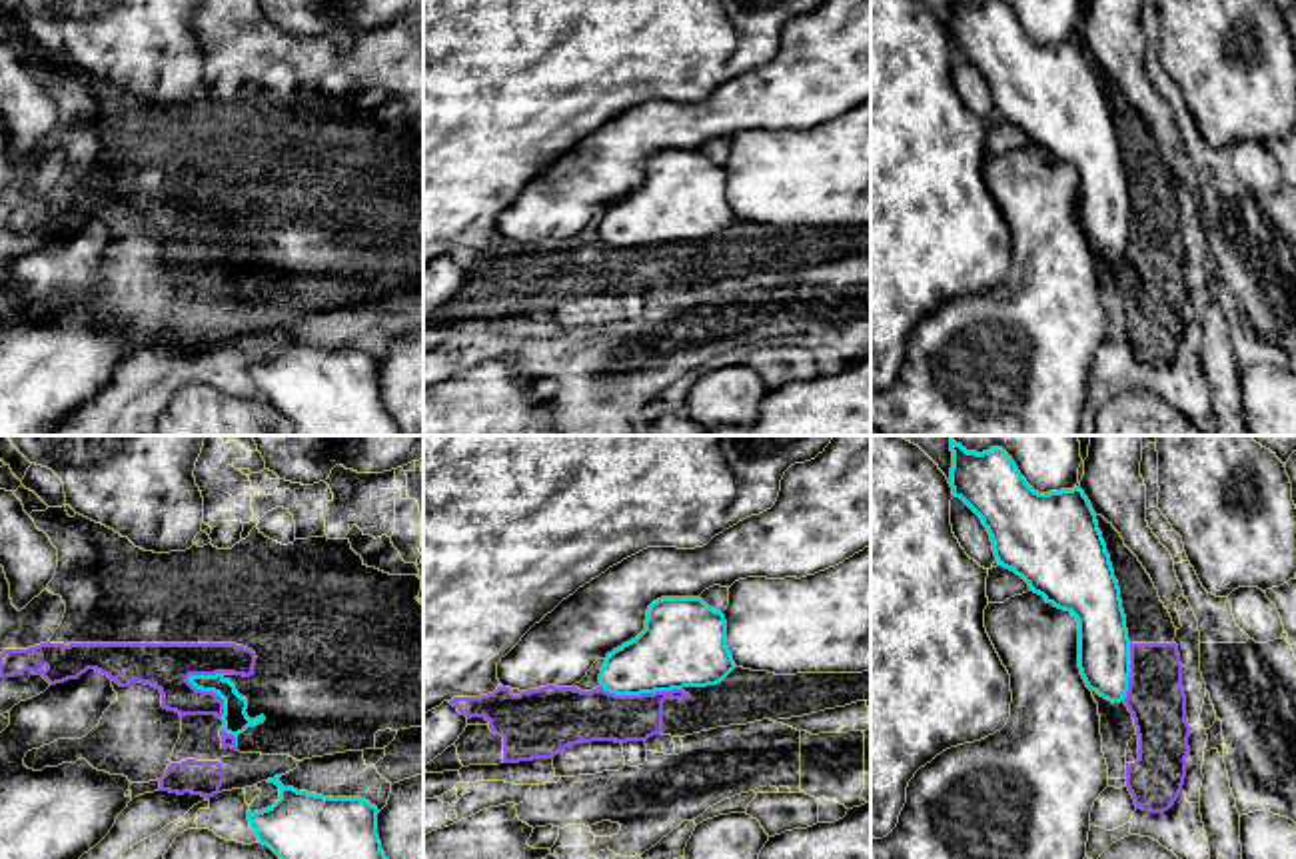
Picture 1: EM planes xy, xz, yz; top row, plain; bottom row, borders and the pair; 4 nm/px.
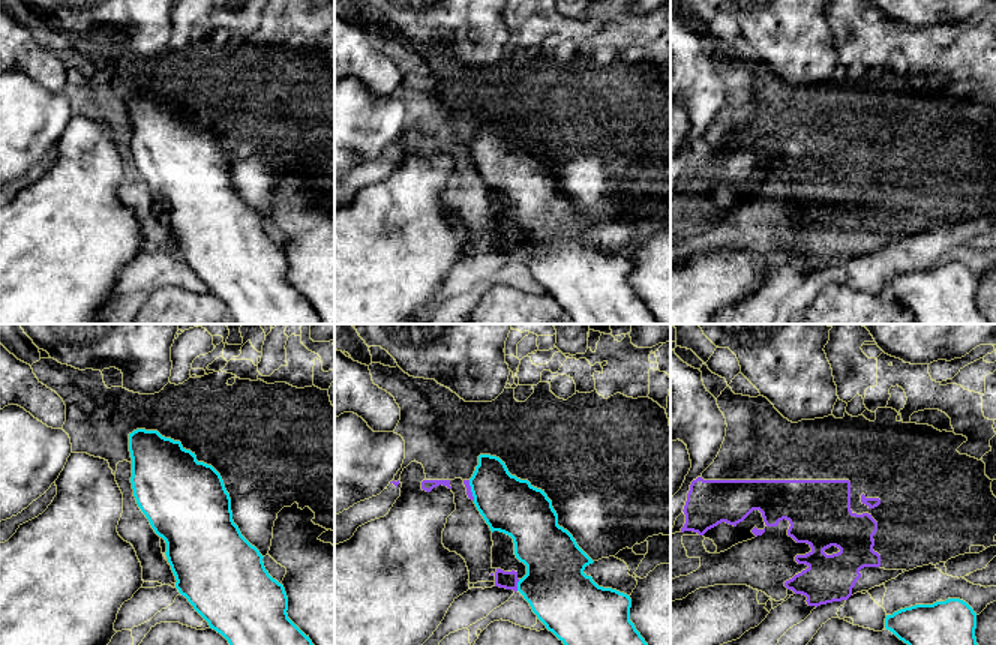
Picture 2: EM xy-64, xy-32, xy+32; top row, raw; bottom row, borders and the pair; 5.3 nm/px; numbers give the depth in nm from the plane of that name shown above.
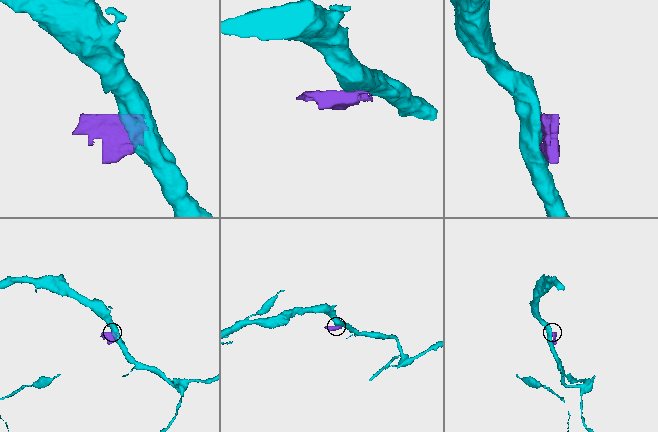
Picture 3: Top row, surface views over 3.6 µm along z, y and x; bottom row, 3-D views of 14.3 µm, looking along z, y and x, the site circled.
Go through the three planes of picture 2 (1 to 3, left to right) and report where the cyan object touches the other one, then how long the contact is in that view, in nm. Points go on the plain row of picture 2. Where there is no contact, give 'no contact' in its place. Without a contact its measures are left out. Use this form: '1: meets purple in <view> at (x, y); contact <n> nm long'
1: no contact
2: meets purple in xy-32 at (516, 249); contact 70 nm long
3: no contact

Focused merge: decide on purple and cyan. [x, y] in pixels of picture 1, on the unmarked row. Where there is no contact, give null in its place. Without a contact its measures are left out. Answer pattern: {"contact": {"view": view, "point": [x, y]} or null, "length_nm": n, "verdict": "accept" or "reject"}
{"contact": {"view": "xy", "point": [212, 244]}, "length_nm": 220, "verdict": "reject"}

